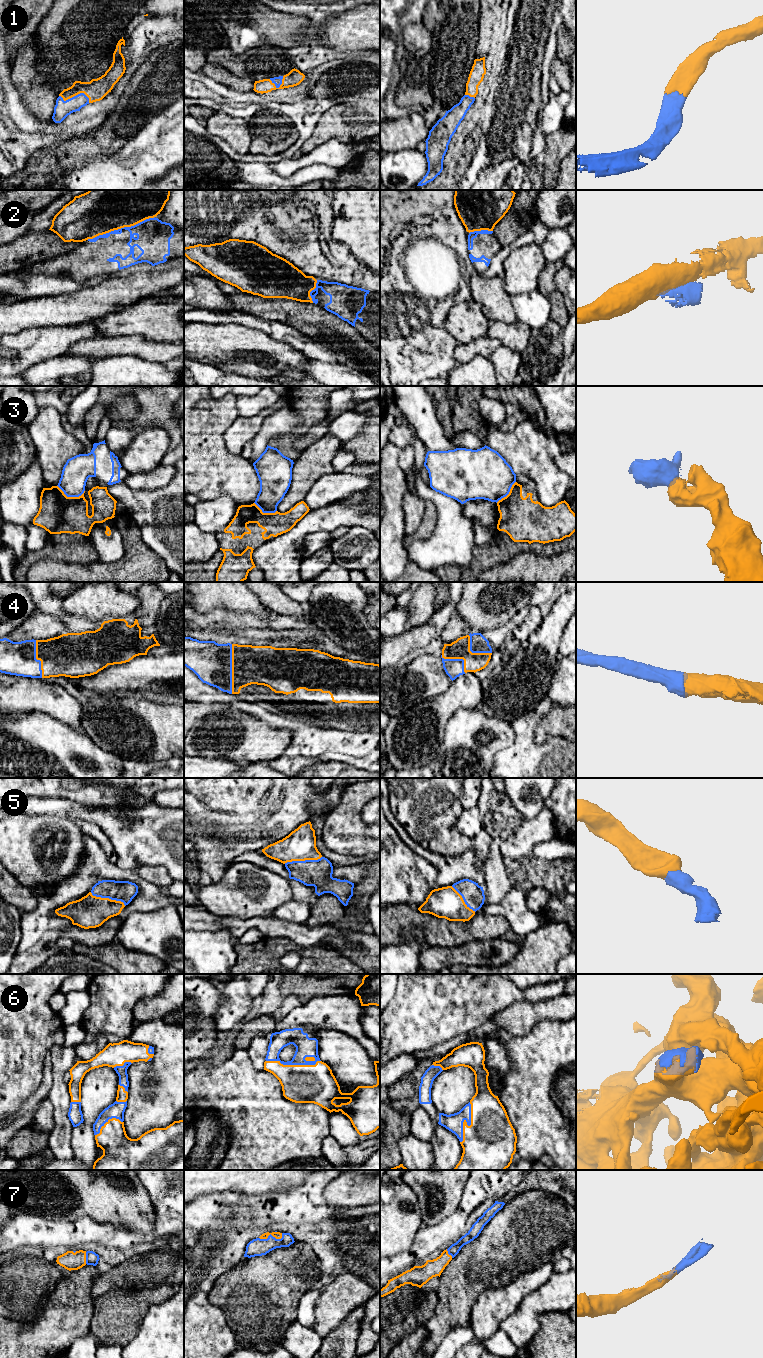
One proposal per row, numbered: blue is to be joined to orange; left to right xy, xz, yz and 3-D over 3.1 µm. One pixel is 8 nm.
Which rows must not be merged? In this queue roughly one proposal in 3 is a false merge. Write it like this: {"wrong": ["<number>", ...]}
{"wrong": ["2", "3"]}

